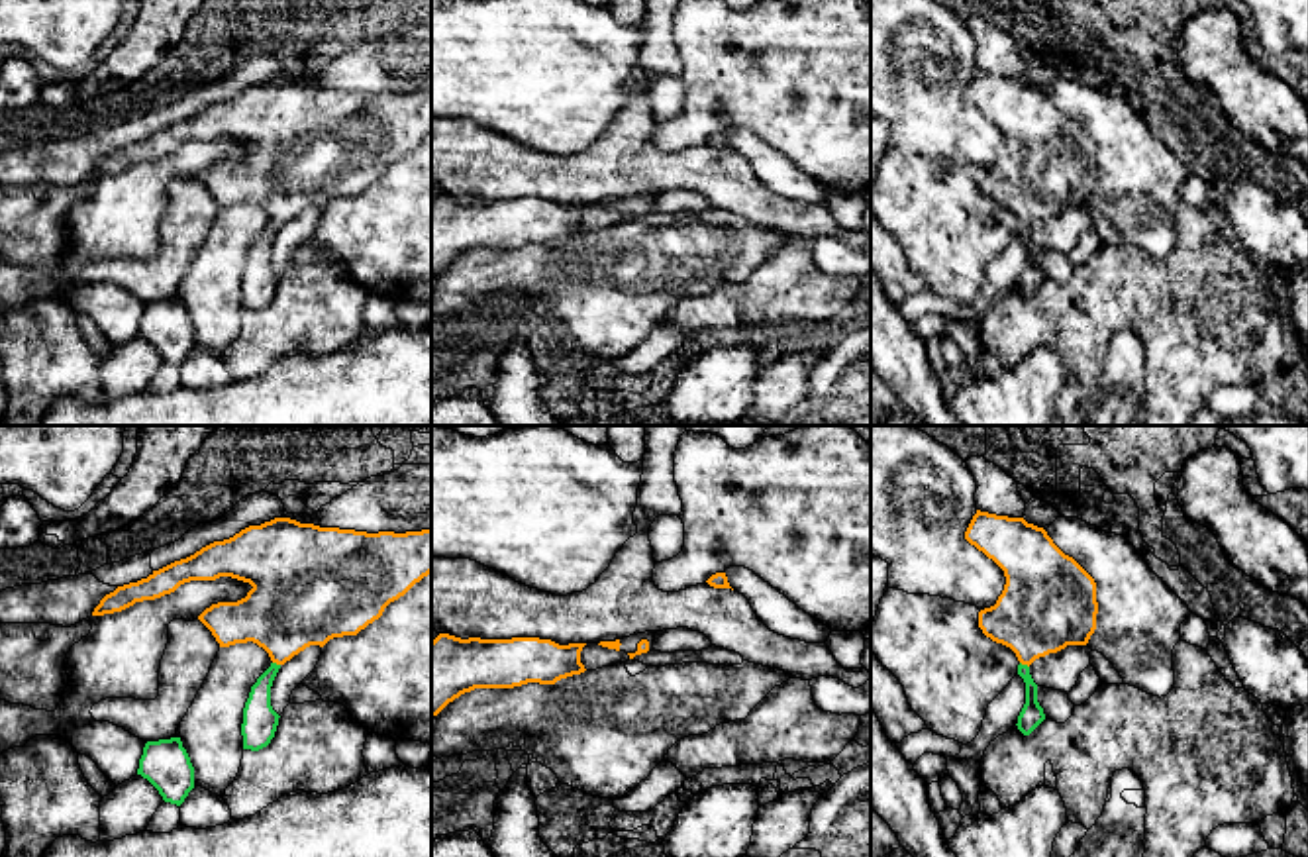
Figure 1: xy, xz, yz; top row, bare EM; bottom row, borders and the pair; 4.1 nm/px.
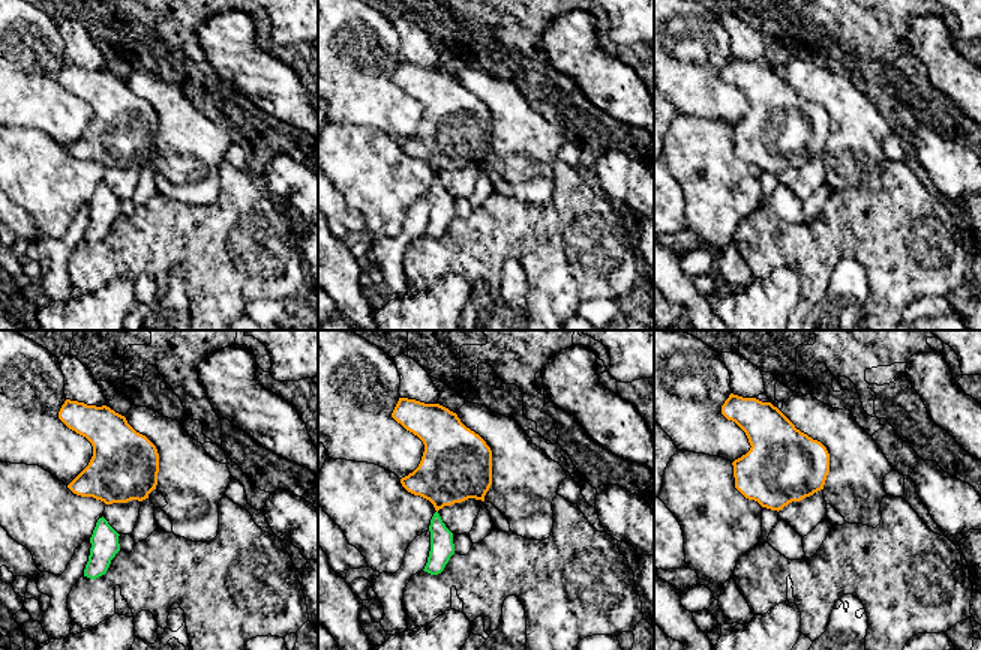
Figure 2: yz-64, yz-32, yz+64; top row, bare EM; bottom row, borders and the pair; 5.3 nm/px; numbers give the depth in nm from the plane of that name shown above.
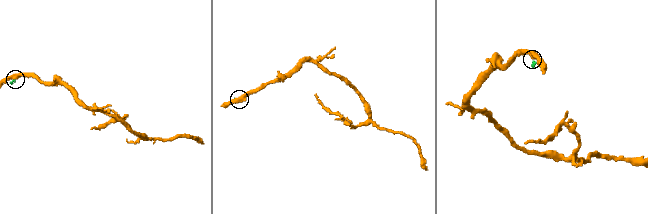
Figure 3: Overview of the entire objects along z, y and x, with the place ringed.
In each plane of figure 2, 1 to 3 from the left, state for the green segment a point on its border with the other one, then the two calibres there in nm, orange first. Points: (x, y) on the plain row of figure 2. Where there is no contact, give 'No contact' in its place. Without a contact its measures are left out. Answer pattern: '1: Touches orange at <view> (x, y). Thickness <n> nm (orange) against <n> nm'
1: No contact
2: No contact
3: No contact

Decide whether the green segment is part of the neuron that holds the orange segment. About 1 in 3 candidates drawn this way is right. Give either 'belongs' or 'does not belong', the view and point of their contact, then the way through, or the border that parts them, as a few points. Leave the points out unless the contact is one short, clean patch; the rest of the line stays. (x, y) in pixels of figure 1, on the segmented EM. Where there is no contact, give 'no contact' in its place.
belongs | yz (1024, 663) | across yz (1044, 606), (1032, 622), (1024, 663), (1032, 714)

